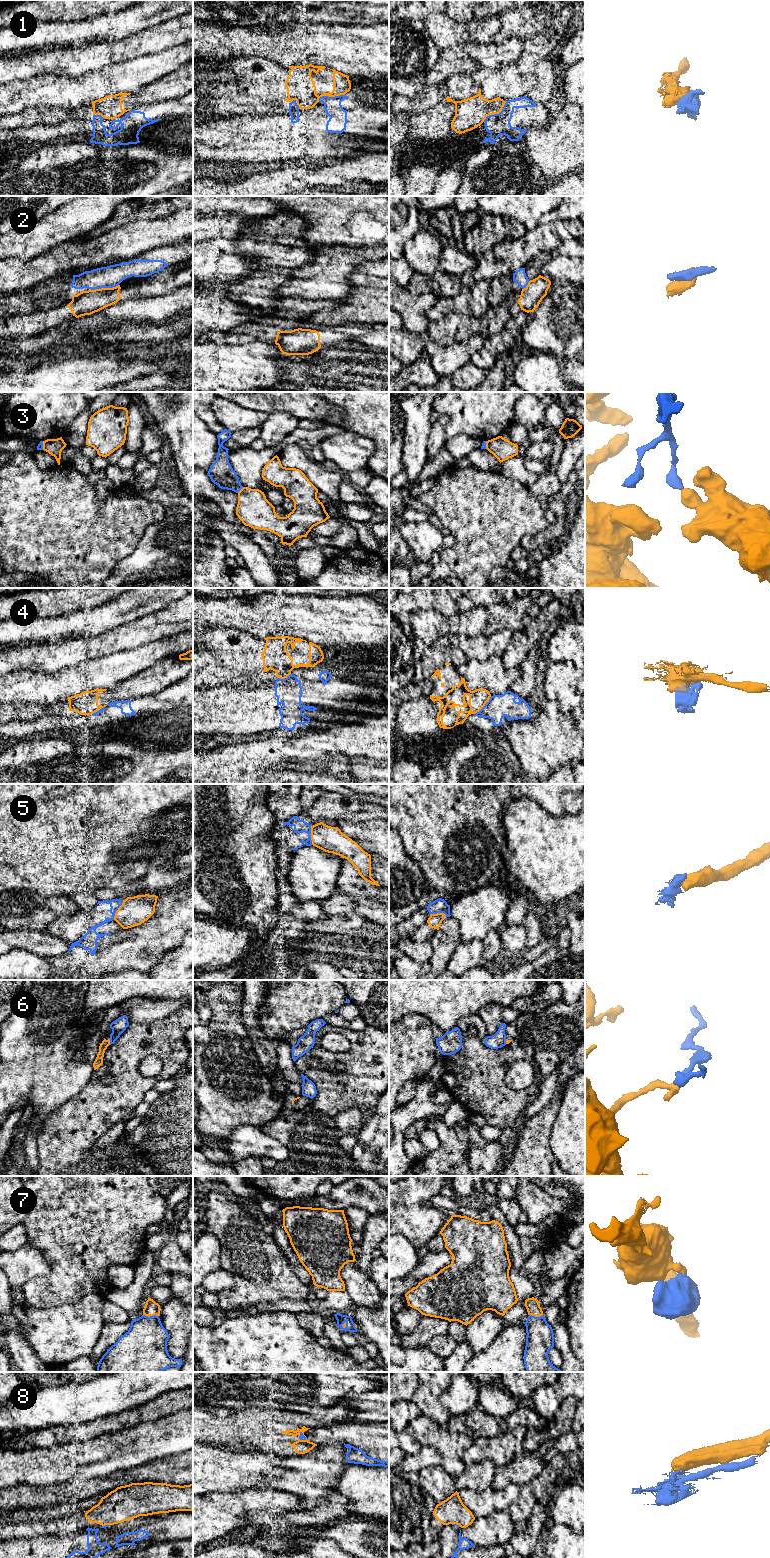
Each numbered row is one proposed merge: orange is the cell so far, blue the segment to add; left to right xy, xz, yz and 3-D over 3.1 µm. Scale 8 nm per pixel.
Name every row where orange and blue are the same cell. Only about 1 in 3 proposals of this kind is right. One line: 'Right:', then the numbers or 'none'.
Right: 7

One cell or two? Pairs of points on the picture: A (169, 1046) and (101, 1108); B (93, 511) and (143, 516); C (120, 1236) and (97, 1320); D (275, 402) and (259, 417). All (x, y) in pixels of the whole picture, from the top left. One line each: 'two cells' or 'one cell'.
A: one cell
B: one cell
C: two cells
D: two cells

